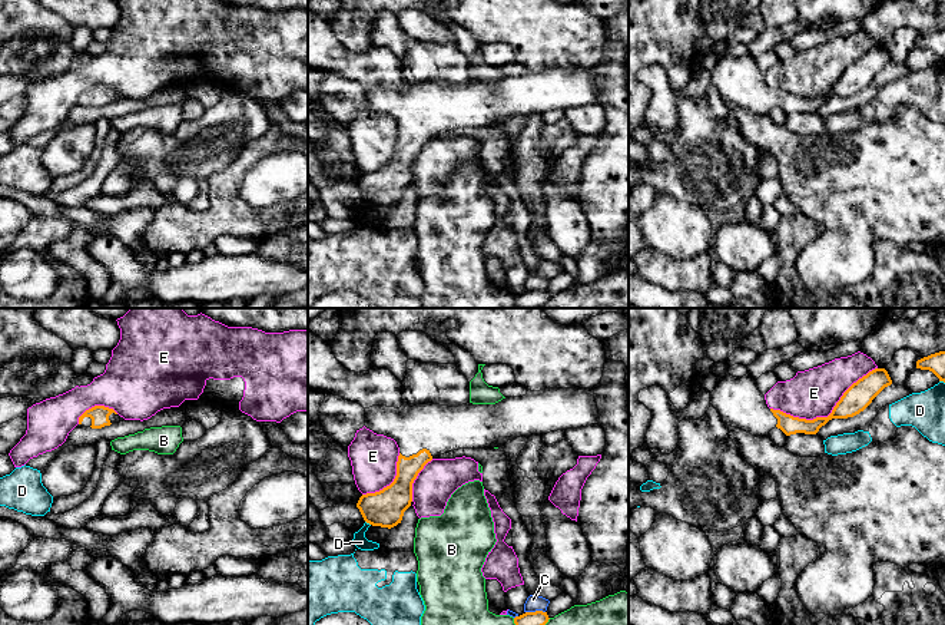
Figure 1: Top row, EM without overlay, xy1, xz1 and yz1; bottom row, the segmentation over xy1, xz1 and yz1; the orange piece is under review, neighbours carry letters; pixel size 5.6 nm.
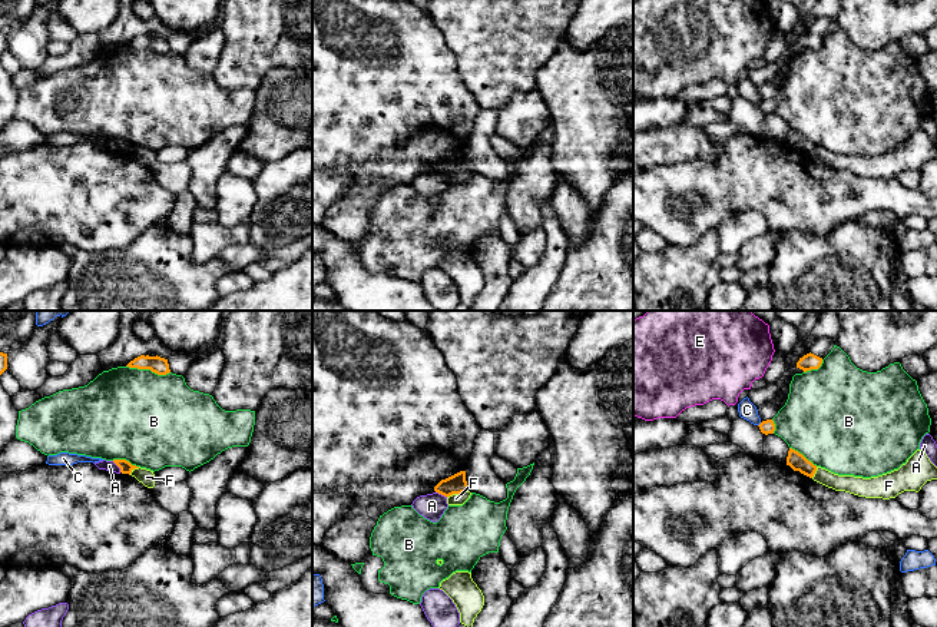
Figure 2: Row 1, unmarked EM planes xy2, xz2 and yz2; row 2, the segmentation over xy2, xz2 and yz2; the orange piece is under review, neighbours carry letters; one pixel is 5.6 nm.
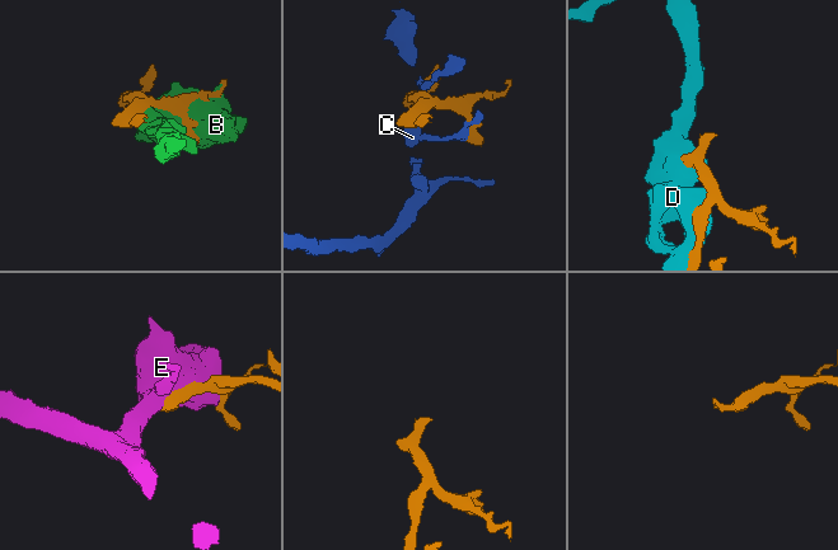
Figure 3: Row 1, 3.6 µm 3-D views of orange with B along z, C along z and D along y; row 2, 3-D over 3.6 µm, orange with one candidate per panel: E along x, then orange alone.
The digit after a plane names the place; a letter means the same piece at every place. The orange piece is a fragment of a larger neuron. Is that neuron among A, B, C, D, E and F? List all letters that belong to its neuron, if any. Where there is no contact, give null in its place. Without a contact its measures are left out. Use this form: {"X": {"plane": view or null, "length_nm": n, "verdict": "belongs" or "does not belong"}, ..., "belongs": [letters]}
{"A": {"plane": "xy2", "length_nm": 80, "verdict": "does not belong"}, "B": {"plane": "xy2", "length_nm": 260, "verdict": "does not belong"}, "C": {"plane": "xz1", "length_nm": 110, "verdict": "does not belong"}, "D": {"plane": "xz1", "length_nm": 40, "verdict": "does not belong"}, "E": {"plane": "yz1", "length_nm": 650, "verdict": "does not belong"}, "F": {"plane": "xz2", "length_nm": 130, "verdict": "does not belong"}, "belongs": []}

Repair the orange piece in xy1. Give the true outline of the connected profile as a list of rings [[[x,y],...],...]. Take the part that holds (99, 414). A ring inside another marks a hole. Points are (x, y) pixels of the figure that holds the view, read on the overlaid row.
[[[94,406],[86,410],[79,417],[79,424],[92,429],[102,429],[105,426],[110,426],[112,423],[119,423],[122,420],[125,419],[120,417],[113,409],[105,406]]]

